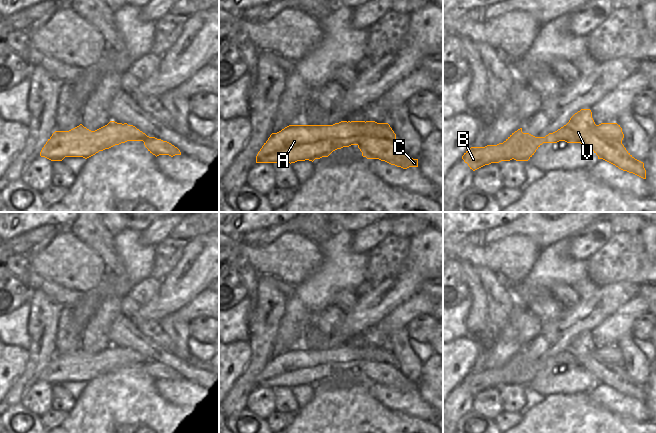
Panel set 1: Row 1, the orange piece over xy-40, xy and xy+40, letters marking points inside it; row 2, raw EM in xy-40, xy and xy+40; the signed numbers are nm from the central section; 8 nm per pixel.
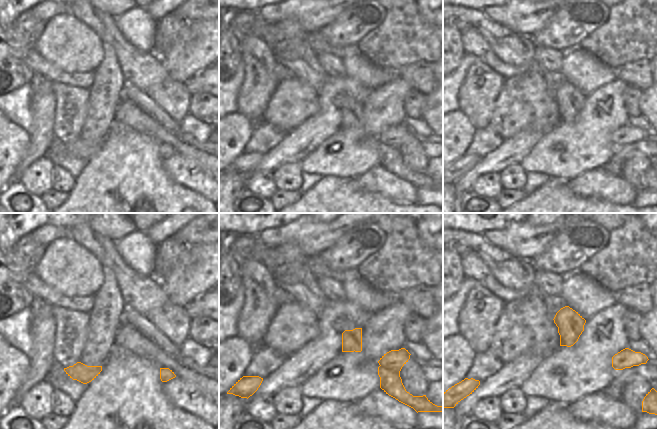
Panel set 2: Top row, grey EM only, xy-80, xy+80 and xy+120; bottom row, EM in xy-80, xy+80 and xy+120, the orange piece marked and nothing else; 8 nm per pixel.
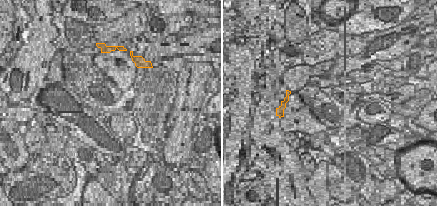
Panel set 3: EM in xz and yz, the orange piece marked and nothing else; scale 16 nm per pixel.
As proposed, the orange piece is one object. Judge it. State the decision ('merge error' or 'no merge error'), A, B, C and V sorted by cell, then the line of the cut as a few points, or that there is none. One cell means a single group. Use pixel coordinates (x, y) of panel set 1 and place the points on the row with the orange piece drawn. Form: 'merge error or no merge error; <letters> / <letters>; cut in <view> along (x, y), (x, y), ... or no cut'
merge error; A B V / C; cut in xy-40 along (121, 125), (123, 131), (133, 136), (146, 138), (148, 143)

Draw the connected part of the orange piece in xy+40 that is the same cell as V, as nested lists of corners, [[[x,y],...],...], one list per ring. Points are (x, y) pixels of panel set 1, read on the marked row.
[[[567,123],[545,137],[523,133],[522,128],[512,133],[503,143],[485,147],[471,147],[462,159],[473,171],[491,163],[501,161],[528,161],[543,143],[581,143],[595,145],[599,139],[622,143],[624,134],[617,123],[601,123],[591,127],[587,123]]]

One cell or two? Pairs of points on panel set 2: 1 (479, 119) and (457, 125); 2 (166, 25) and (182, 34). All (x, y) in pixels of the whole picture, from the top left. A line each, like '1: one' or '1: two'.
1: two
2: one

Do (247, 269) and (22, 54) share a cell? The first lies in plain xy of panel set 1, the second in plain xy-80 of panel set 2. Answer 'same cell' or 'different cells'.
different cells

